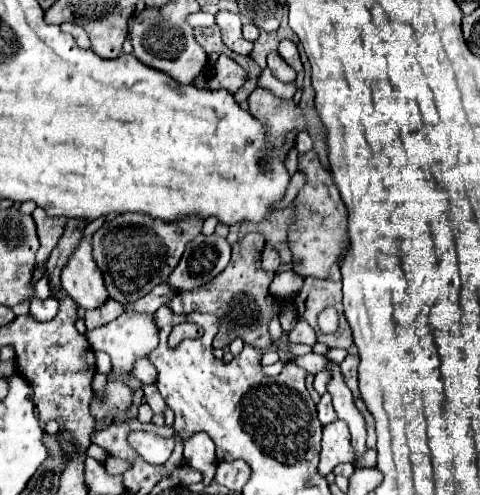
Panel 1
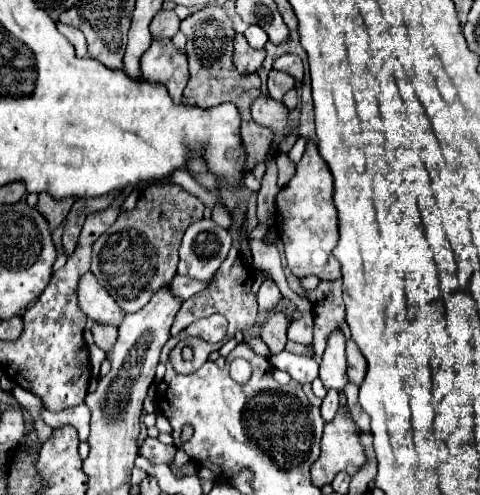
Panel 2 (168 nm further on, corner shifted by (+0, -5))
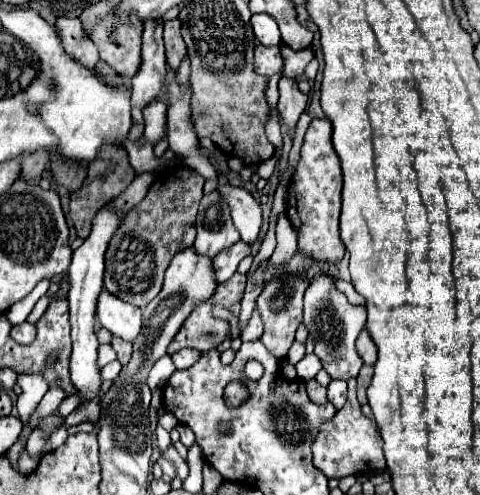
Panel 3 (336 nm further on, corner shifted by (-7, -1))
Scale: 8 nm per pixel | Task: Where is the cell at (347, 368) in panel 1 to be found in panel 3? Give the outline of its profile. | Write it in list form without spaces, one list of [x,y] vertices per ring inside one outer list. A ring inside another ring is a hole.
[[[363,329],[359,339],[357,339],[357,351],[359,351],[359,357],[363,359],[363,365],[375,365],[377,361],[377,347],[373,343],[373,339],[367,335],[367,331]]]

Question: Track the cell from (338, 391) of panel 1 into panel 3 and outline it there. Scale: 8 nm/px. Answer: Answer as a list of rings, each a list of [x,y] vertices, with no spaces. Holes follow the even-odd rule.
[[[329,275],[315,277],[311,285],[305,291],[305,307],[303,307],[303,323],[307,329],[311,329],[315,337],[315,355],[323,361],[323,369],[331,375],[331,379],[351,379],[357,377],[359,369],[363,367],[357,351],[355,351],[355,339],[365,327],[365,307],[363,305],[351,305],[343,293],[339,293],[331,281]],[[327,317],[327,329],[317,329],[315,319]]]

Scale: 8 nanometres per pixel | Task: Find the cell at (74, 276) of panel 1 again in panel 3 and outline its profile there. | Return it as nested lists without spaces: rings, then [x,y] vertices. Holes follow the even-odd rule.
[[[107,289],[101,291],[95,313],[105,329],[125,341],[133,341],[141,331],[141,309],[115,299]]]

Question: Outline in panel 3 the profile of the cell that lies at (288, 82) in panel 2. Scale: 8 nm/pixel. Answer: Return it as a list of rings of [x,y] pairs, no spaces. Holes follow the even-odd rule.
[[[283,75],[279,79],[279,105],[277,105],[277,111],[281,113],[285,123],[291,127],[291,135],[293,135],[295,123],[297,123],[299,115],[305,111],[305,107],[307,107],[307,95],[303,95],[297,89],[295,79],[287,79]]]

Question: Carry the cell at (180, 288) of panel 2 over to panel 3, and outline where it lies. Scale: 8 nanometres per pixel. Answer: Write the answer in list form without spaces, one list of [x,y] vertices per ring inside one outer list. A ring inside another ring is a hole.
[[[239,241],[239,243],[235,243],[231,249],[223,251],[221,255],[217,255],[217,257],[213,259],[213,271],[215,271],[217,283],[225,283],[225,281],[237,271],[239,261],[241,261],[243,257],[247,257],[249,253],[251,253],[249,245],[243,243],[243,241]]]

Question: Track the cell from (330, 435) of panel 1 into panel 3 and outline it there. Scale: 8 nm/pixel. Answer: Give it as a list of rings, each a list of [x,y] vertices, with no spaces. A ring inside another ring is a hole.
[[[356,378],[349,379],[347,383],[349,383],[349,397],[343,409],[337,411],[335,419],[331,419],[319,429],[319,435],[313,443],[313,465],[319,471],[323,471],[323,475],[329,475],[329,479],[341,479],[345,475],[357,475],[371,469],[385,469],[383,439],[377,431],[377,425],[361,413],[361,405],[356,395]]]

